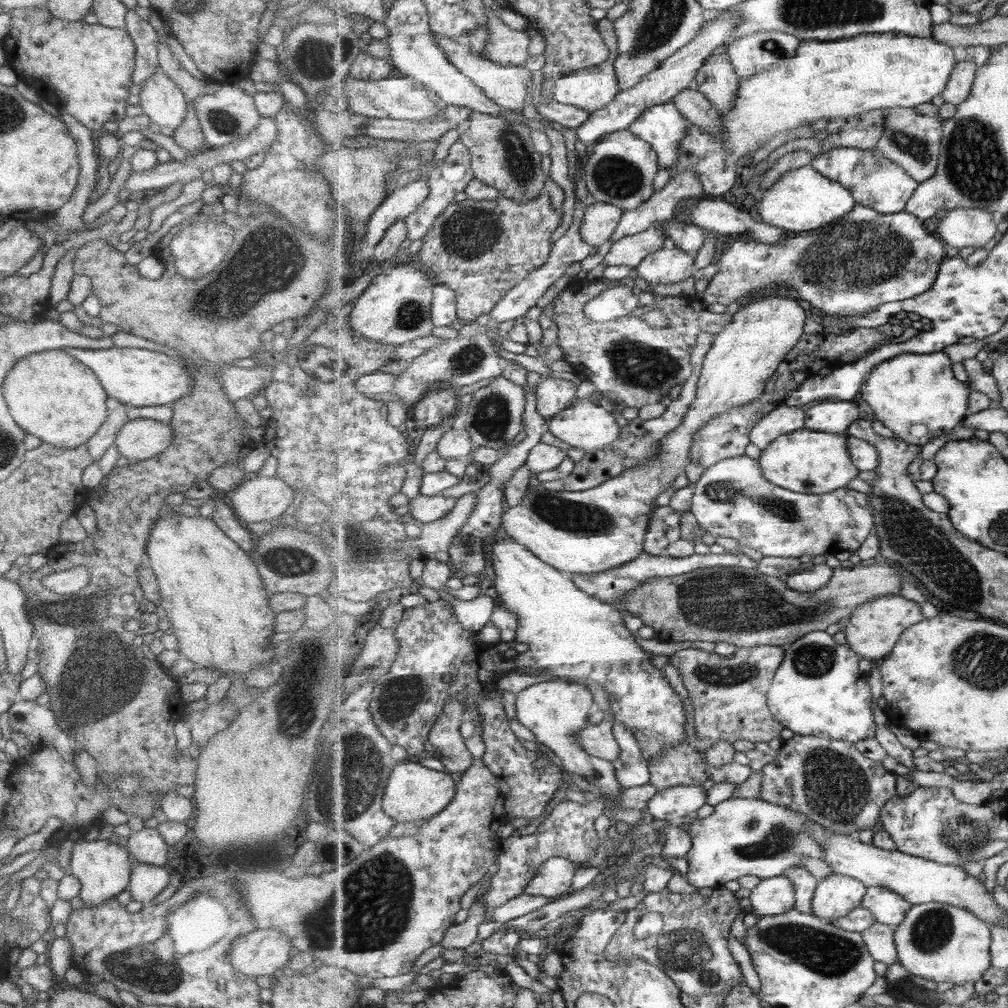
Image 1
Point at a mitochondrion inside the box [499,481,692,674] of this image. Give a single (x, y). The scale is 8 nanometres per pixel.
(577, 517)

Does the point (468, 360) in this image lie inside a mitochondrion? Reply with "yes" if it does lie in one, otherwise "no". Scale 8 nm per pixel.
yes

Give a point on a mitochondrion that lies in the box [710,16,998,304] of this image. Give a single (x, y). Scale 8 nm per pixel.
(861, 255)

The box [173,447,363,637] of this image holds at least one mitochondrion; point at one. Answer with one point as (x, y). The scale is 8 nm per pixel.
(298, 562)

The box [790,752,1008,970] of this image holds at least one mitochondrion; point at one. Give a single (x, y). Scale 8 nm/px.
(962, 834)

